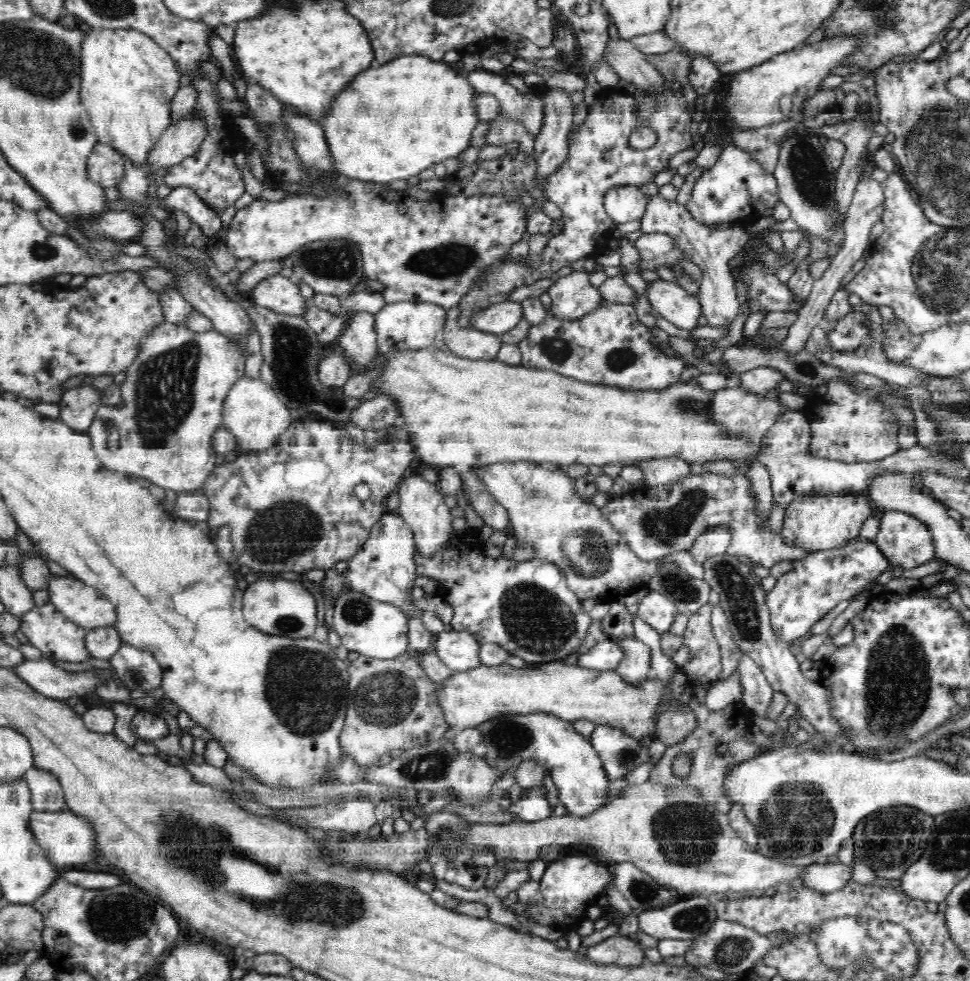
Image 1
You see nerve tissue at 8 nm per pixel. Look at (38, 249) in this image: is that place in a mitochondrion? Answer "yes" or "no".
yes

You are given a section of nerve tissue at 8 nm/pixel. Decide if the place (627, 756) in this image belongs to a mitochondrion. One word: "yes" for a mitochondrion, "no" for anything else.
yes

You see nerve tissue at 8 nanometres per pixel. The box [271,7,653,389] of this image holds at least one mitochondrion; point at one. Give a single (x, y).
(451, 259)

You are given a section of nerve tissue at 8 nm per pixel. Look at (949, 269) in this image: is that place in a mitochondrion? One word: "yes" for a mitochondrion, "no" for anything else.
yes

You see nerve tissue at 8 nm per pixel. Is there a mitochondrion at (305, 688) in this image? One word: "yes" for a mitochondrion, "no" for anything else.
yes

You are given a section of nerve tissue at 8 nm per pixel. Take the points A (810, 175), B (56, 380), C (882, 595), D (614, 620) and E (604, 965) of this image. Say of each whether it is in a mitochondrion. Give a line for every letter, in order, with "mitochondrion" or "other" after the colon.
A: mitochondrion
B: other
C: other
D: other
E: other

